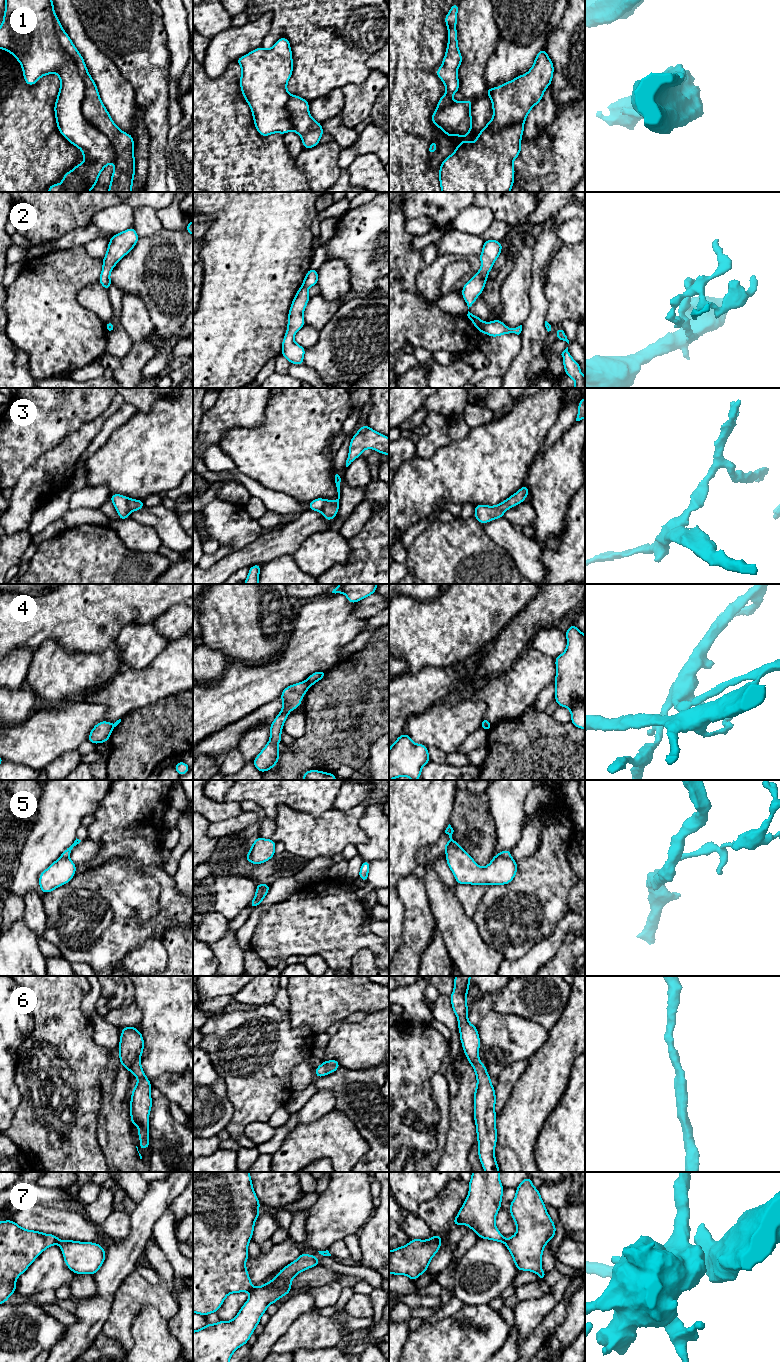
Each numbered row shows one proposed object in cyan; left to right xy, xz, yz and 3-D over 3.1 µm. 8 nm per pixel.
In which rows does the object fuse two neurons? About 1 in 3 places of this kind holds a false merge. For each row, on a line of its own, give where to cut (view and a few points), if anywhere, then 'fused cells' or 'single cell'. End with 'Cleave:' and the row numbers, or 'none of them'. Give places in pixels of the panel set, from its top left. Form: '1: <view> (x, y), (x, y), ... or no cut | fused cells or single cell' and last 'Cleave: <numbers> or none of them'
1: xy (54, 14), (84, 83), (82, 114), (108, 138), (115, 163) | fused cells
2: yz (484, 323), (482, 332) | fused cells
3: no cut | single cell
4: xz (306, 680), (310, 685) | fused cells
5: yz (498, 854), (510, 857) | fused cells
6: no cut | single cell
7: xy (59, 1240), (56, 1243) | fused cells
Cleave: 1, 2, 4, 5, 7

